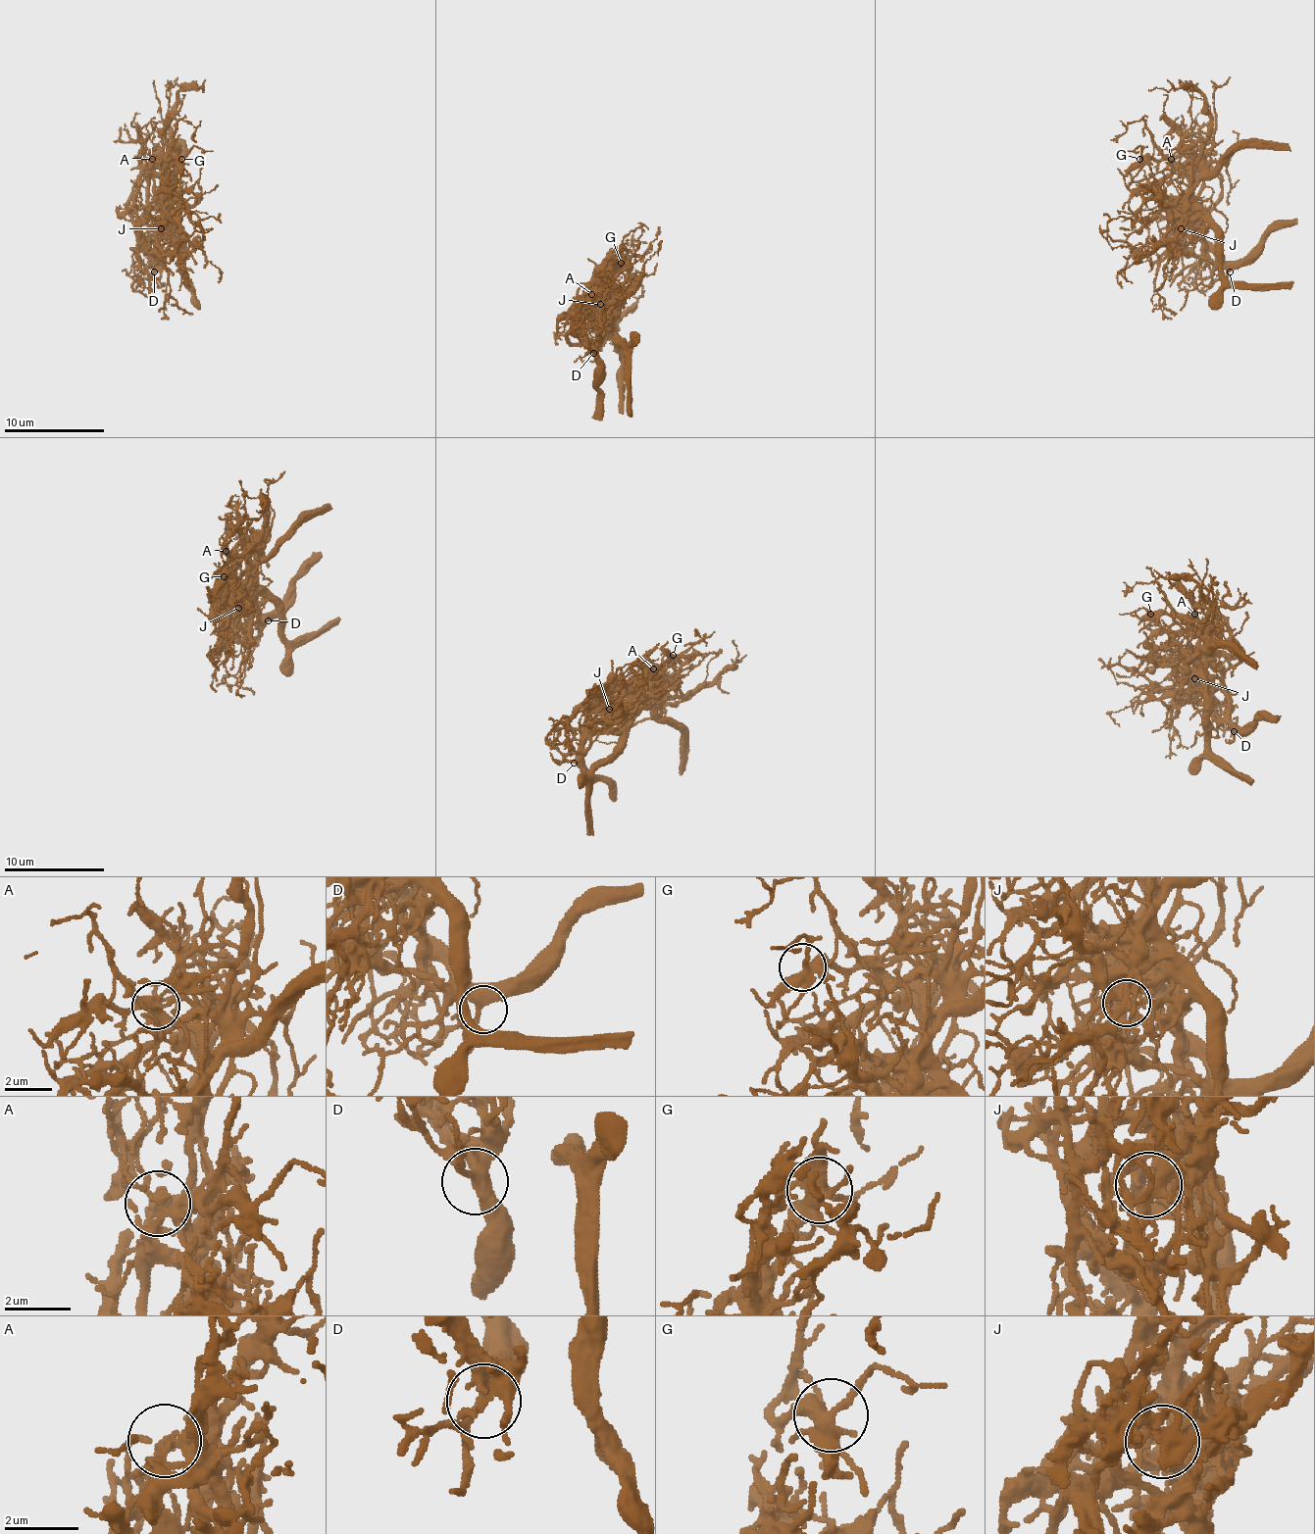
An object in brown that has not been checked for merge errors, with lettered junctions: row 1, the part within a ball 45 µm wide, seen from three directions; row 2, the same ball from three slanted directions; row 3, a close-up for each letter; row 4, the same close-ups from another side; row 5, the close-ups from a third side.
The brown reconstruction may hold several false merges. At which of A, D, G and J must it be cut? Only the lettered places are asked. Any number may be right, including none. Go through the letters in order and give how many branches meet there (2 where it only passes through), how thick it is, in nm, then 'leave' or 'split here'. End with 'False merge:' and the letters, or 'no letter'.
A: 5 | 260 nm | split here
D: 4 | 360 nm | leave
G: 7 | 440 nm | leave
J: 6 | 300 nm | split here
False merge: A, J

